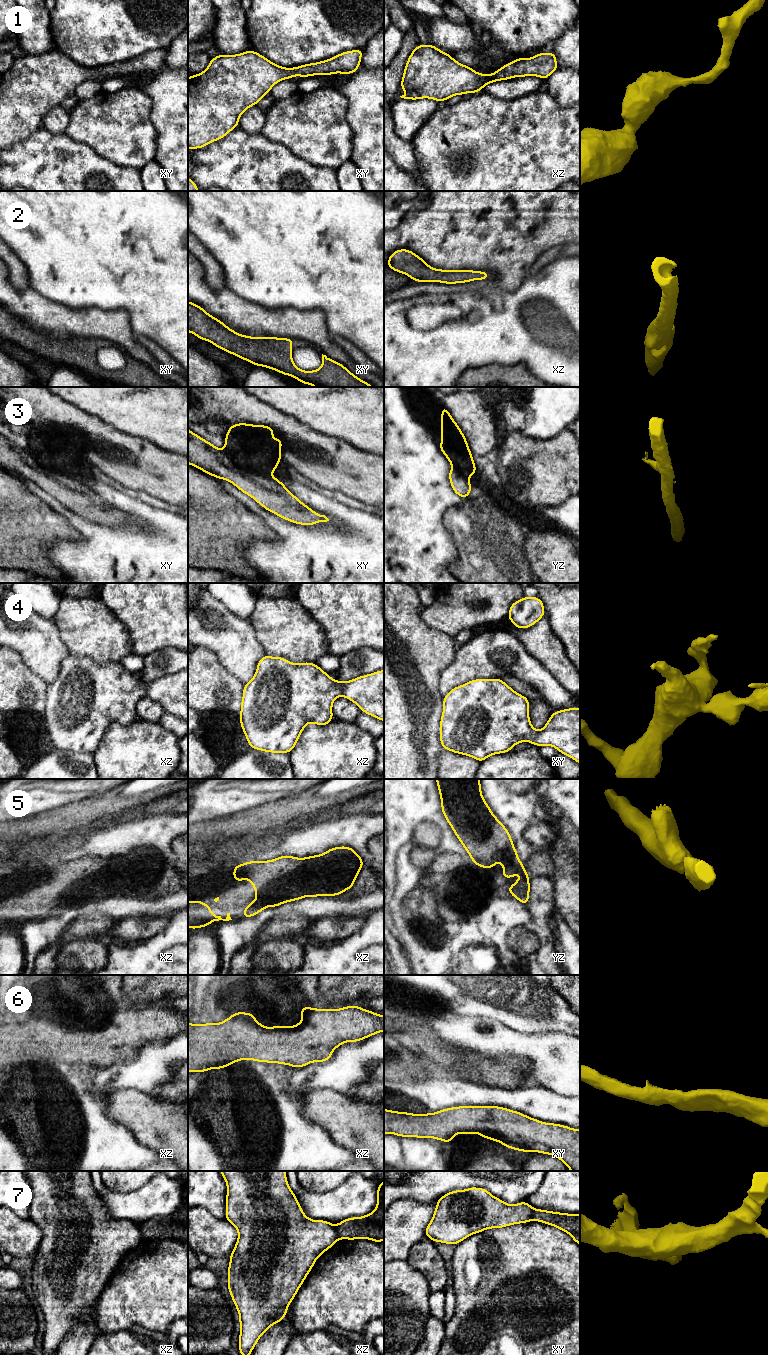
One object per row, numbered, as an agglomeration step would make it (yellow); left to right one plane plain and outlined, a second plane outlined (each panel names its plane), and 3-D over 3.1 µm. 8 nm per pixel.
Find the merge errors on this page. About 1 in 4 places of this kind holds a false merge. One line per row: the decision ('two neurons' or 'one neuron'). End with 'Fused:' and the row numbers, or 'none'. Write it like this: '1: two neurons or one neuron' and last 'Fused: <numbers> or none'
1: one neuron
2: one neuron
3: two neurons
4: one neuron
5: one neuron
6: one neuron
7: two neurons
Fused: 3, 7

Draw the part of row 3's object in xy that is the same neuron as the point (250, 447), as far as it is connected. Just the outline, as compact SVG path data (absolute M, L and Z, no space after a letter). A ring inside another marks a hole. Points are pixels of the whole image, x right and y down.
M236 423L230 425L225 435L225 448L229 458L235 465L245 471L255 472L261 475L270 475L270 472L276 472L277 465L282 462L281 448L282 439L271 437L274 435L274 429L267 425L254 425L248 423Z

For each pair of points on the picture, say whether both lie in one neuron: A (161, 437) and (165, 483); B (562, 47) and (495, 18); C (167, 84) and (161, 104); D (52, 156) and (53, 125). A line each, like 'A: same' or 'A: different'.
A: different
B: different
C: same
D: different

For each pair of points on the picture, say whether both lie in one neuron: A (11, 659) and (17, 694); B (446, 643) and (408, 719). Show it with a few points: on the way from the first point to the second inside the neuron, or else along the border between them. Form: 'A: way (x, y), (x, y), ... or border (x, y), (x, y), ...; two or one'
A: way (11, 668), (12, 685); one
B: way (427, 662), (420, 669), (418, 691), (411, 700); one

